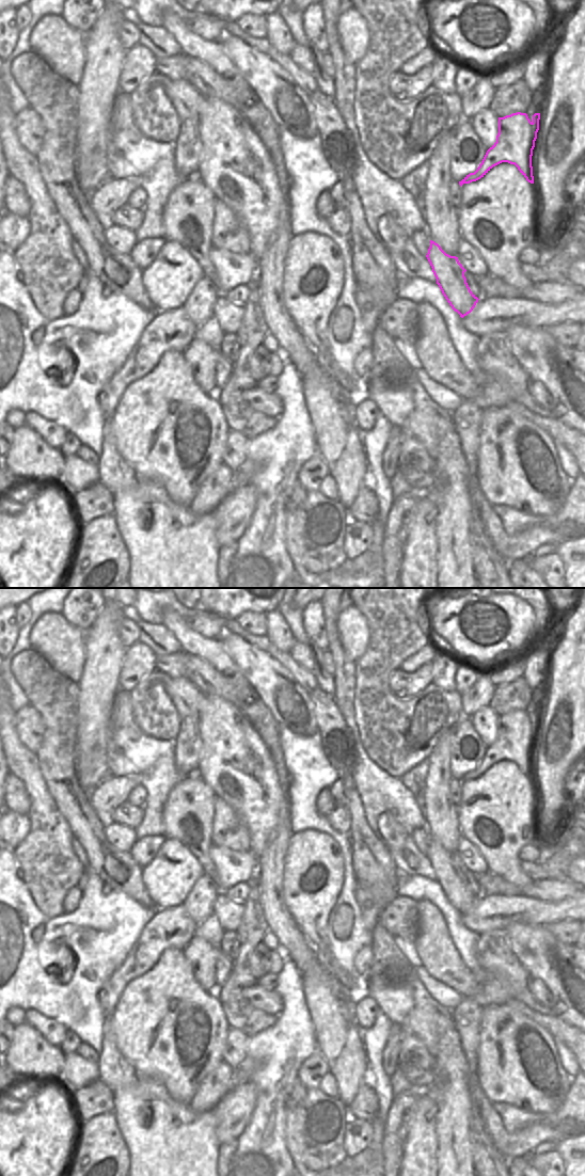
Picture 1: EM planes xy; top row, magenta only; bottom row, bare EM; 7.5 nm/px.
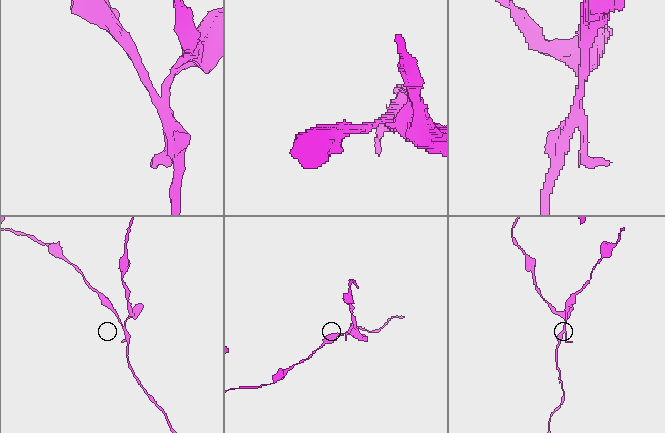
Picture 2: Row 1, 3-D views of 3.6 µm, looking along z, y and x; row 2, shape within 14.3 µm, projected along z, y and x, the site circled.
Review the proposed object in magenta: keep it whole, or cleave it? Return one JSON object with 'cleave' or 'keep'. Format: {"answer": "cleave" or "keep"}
{"answer": "cleave"}

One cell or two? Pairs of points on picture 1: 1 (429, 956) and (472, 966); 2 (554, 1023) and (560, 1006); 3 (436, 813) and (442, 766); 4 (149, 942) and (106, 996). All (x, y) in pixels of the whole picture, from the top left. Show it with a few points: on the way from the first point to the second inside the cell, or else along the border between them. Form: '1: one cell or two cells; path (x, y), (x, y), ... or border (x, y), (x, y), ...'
1: two cells; border (453, 941), (461, 960), (480, 983)
2: two cells; border (552, 1013), (573, 1027)
3: one cell; path (437, 801), (438, 778)
4: one cell; path (143, 955), (116, 983)

